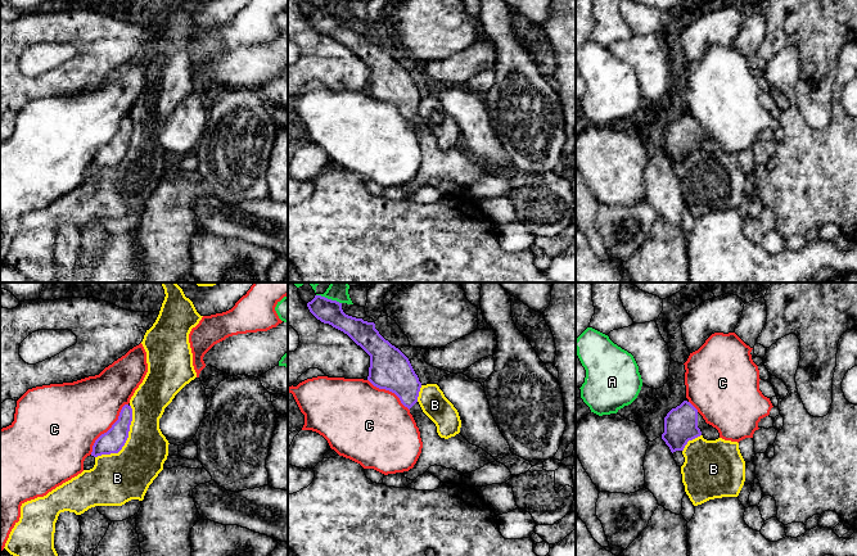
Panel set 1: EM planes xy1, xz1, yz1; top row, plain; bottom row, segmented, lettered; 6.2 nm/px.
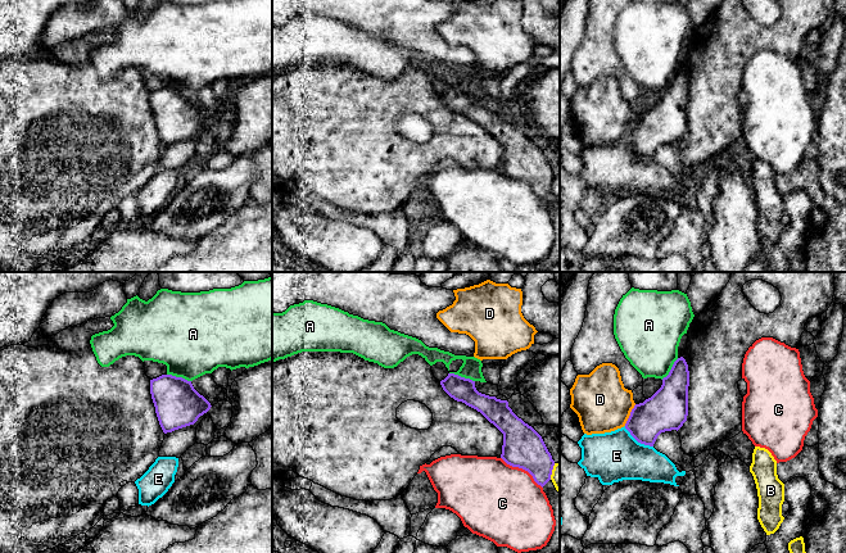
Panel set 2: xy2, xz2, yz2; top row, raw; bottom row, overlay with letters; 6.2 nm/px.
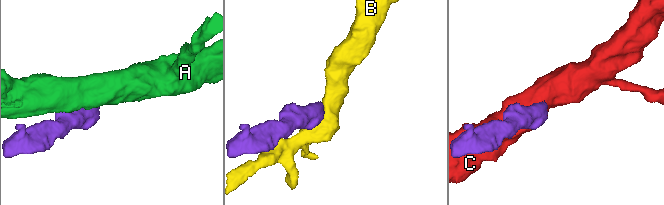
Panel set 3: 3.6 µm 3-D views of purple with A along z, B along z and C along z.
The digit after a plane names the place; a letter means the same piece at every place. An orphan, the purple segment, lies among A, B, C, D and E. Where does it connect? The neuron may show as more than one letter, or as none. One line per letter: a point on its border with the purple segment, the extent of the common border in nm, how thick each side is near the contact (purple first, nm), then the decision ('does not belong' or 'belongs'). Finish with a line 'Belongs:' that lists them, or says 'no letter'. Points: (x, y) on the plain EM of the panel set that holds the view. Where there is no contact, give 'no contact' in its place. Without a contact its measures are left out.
A: contact xz2 (462, 90); length 170 nm; calibres 150 and 130 nm; does not belong
B: contact xy1 (126, 152); length 400 nm; calibres 140 and 320 nm; does not belong
C: contact xy1 (109, 141); length 400 nm; calibres 140 and 420 nm; does not belong
D: contact yz2 (630, 127); length 150 nm; calibres 260 and 340 nm; does not belong
E: contact yz2 (638, 154); length 220 nm; calibres 240 and 320 nm; does not belong
Belongs: no letter

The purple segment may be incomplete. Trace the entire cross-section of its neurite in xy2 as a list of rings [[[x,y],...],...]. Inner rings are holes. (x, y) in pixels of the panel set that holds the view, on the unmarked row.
[[[172,87],[150,92],[150,106],[164,146],[194,137],[212,119],[191,94]]]

